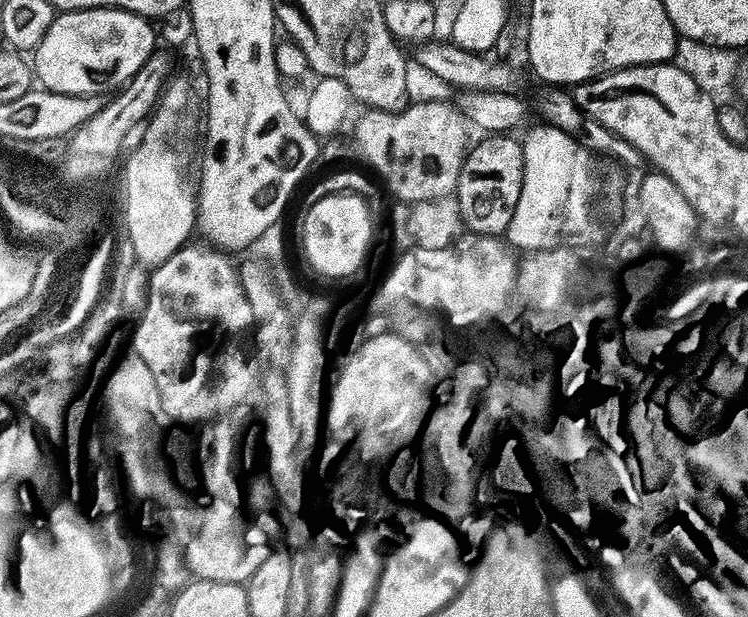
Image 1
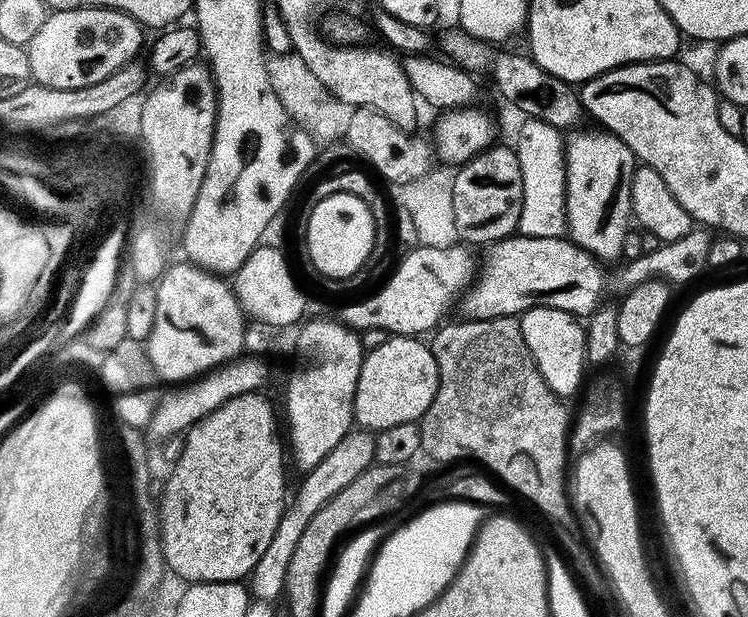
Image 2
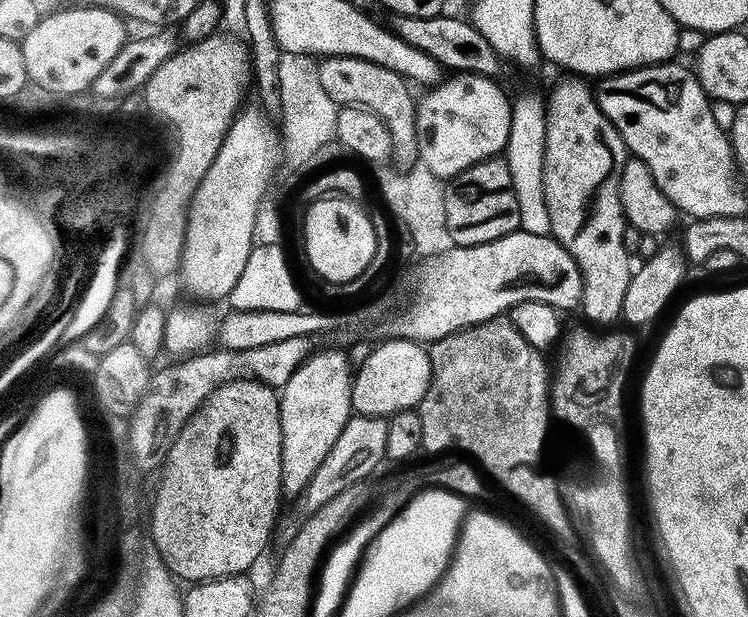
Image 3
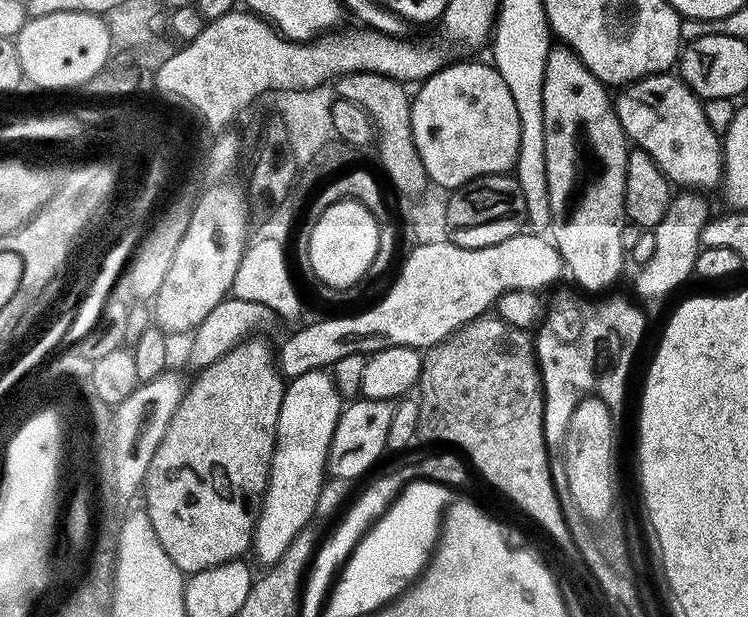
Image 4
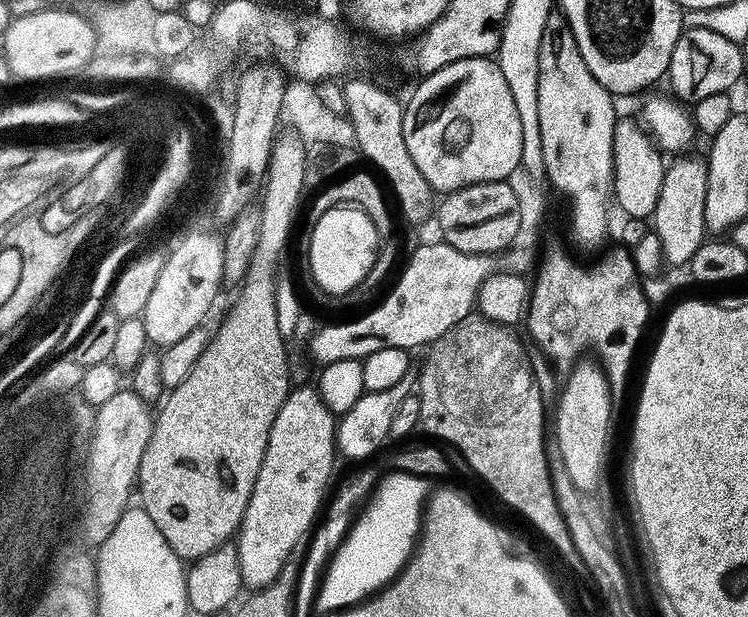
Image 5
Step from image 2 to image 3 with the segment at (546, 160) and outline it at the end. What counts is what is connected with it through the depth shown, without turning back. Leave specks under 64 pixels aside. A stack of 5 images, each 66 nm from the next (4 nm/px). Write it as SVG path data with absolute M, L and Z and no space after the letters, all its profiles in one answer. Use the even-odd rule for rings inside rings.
M524 96L512 114L506 159L514 174L514 188L520 202L520 228L530 234L551 233L548 199L544 197L544 147L546 146L546 104L536 96Z

